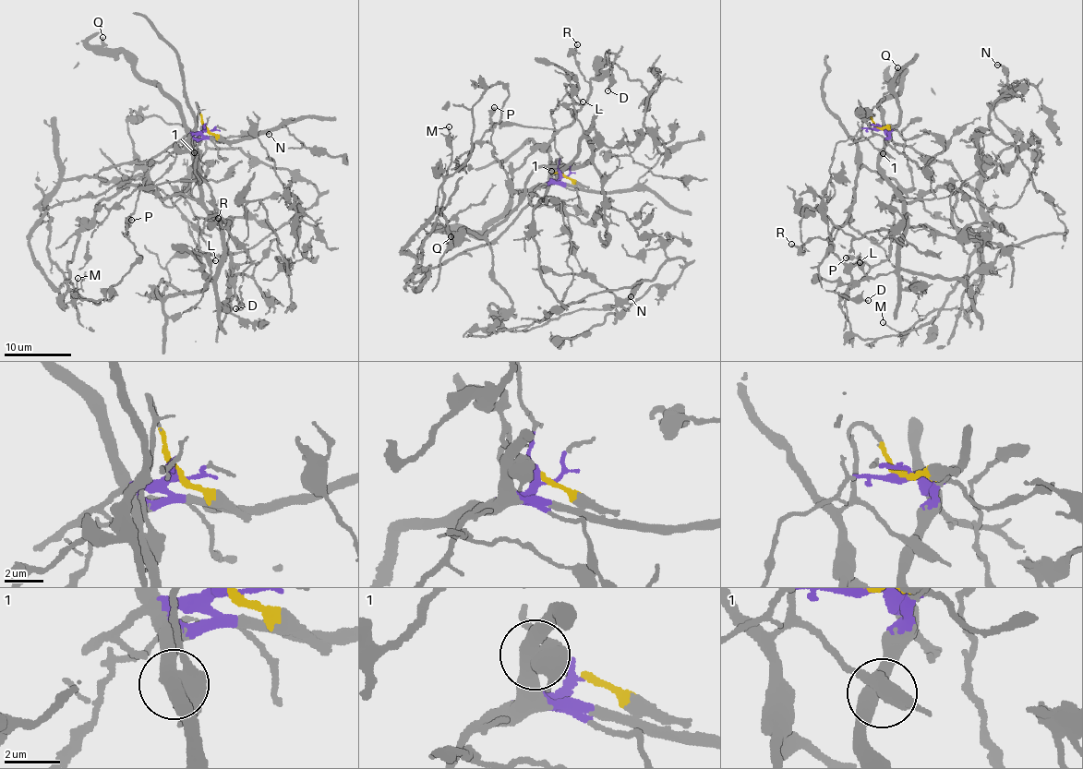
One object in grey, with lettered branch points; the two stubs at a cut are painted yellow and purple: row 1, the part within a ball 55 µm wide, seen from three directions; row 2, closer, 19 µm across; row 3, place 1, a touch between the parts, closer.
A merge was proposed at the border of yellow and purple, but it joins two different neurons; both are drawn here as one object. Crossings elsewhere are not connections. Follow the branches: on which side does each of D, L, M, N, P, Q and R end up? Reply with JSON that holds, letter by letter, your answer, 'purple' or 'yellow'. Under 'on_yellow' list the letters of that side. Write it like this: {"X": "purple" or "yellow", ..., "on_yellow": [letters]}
{"D": "yellow", "L": "yellow", "M": "purple", "N": "purple", "P": "yellow", "Q": "purple", "R": "yellow", "on_yellow": ["D", "L", "P", "R"]}

